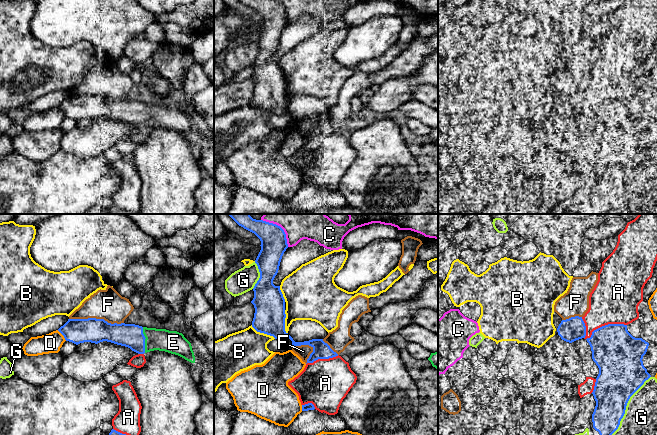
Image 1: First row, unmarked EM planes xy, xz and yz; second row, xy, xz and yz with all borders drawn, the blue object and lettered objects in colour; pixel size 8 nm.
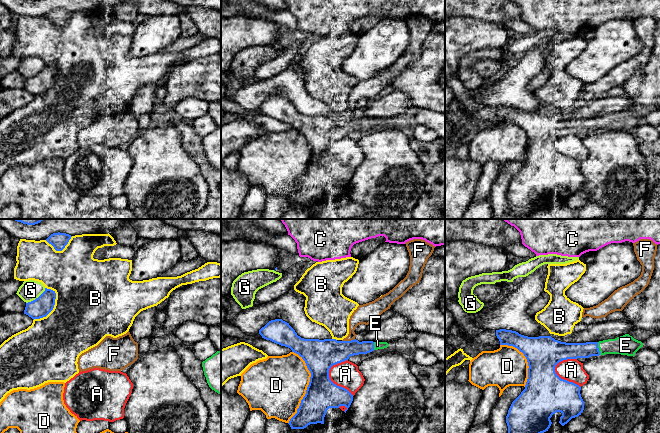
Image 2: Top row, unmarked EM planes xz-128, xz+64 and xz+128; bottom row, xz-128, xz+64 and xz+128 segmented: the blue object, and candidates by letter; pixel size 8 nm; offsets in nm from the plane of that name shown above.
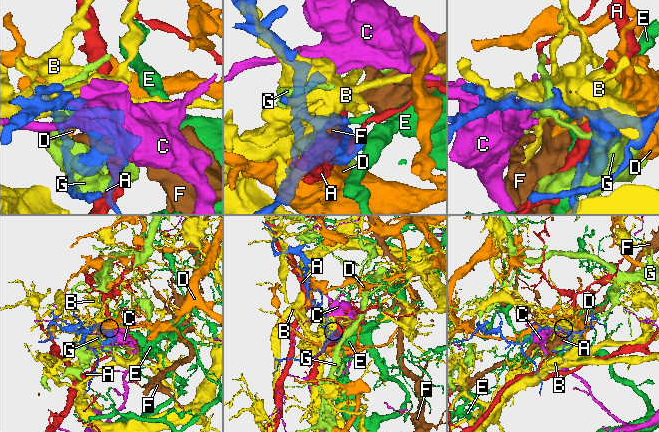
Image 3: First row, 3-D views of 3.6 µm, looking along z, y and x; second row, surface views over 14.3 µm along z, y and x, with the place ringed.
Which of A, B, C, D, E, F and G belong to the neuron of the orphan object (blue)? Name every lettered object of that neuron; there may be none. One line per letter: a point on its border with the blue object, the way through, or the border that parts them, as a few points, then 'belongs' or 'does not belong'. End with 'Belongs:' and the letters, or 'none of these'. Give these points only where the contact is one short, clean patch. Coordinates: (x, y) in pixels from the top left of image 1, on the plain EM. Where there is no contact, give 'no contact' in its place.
A: meets blue in yz at (595, 106); does not belong
B: meets blue in xz at (263, 108); does not belong
C: meets blue in xz at (285, 10); border along xz (275, 0), (283, 6), (288, 22); does not belong
D: meets blue in xy at (62, 110); does not belong
E: meets blue in xy at (144, 116); runs through xy (129, 111), (144, 116), (166, 116), (173, 118); belongs
F: meets blue in xy at (95, 94); does not belong
G: meets blue in yz at (625, 183); does not belong
Belongs: E

